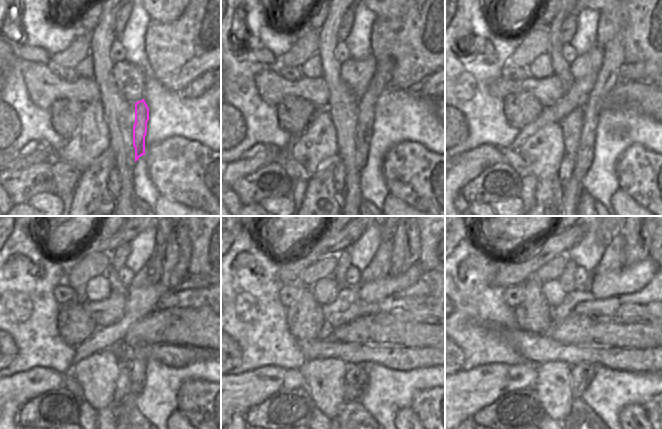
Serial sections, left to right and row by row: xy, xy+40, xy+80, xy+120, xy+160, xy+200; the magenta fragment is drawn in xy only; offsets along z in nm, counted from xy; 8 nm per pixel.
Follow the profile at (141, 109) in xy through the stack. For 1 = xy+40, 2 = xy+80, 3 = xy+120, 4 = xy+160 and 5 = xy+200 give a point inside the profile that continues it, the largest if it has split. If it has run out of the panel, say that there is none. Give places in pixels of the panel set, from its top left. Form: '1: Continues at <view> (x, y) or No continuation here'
1: Continues at xy+40 (381, 79)
2: Continues at xy+80 (613, 54)
3: Continues at xy+120 (178, 248)
4: Continues at xy+160 (406, 249)
5: Continues at xy+200 (637, 239)

